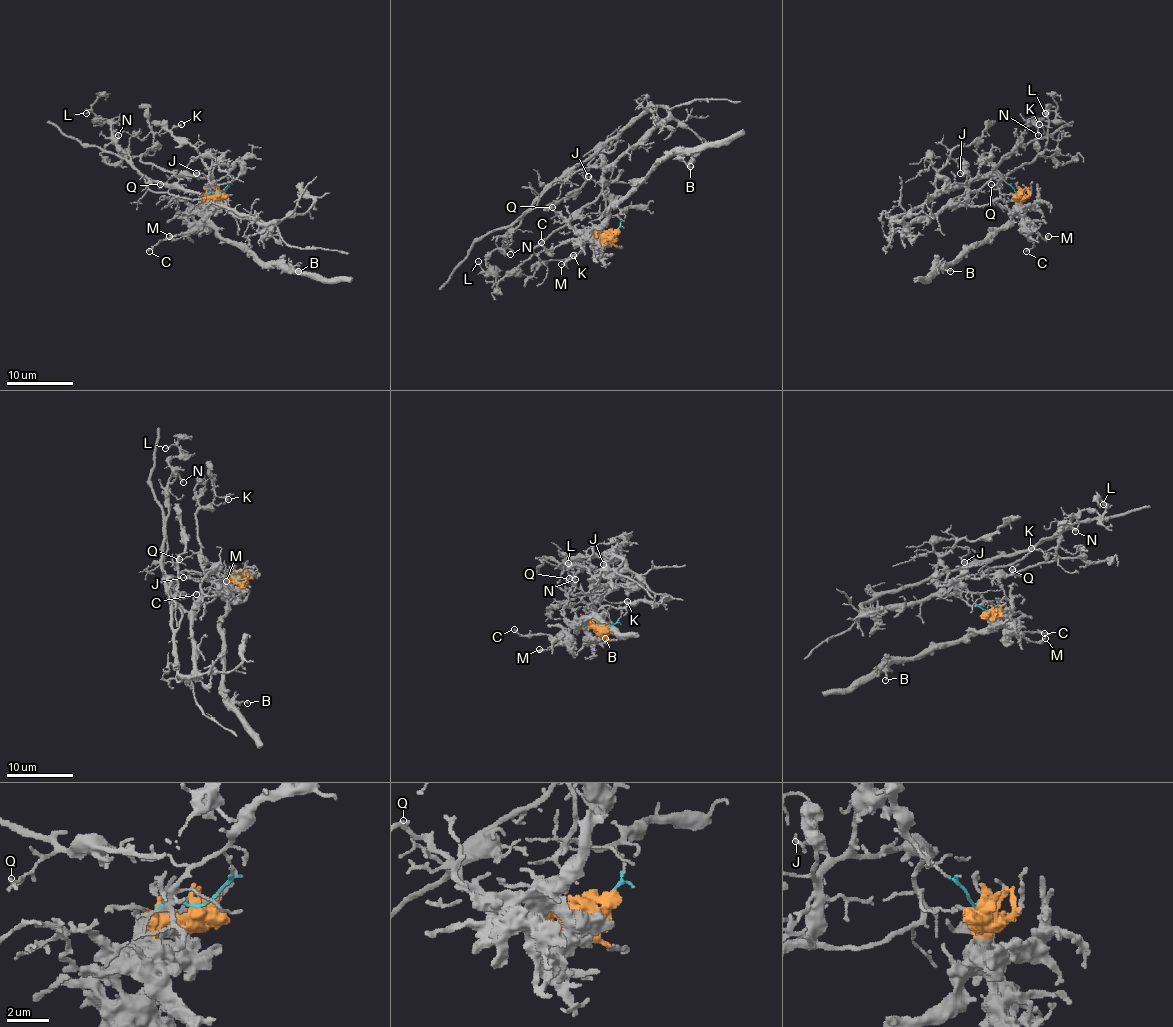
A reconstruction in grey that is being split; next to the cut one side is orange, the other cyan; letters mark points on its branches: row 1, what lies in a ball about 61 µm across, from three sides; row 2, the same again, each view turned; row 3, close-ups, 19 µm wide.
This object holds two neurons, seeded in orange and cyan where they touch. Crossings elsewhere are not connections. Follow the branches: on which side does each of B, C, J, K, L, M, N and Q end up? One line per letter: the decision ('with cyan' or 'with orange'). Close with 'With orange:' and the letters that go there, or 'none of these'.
B: with orange
C: with orange
J: with cyan
K: with cyan
L: with cyan
M: with orange
N: with cyan
Q: with cyan
With orange: B, C, M

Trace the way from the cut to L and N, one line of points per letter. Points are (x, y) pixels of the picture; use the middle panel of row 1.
L: (609, 233), (621, 220), (603, 215), (603, 170), (583, 167), (550, 185), (492, 251), (487, 271), (477, 261)
N: (609, 233), (621, 220), (603, 215), (603, 170), (583, 167), (552, 183), (525, 211), (502, 243), (510, 254)

